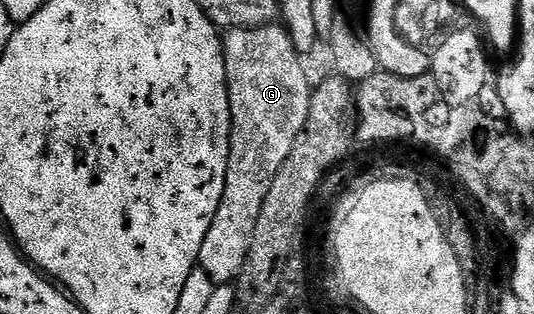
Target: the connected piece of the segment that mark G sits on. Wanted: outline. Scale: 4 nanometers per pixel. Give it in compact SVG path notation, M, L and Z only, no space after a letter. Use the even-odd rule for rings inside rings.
M281 25L243 26L231 29L225 35L224 49L226 83L230 97L228 172L224 180L224 196L220 200L220 208L216 208L212 228L208 228L208 236L204 244L200 244L198 257L198 266L215 284L233 283L244 268L248 248L252 248L252 232L256 232L256 220L260 220L260 212L272 188L272 180L276 180L276 172L280 172L284 160L288 160L288 152L292 152L292 144L296 144L296 136L300 136L308 120L312 89L307 77L304 76L299 53L294 48L293 40Z

